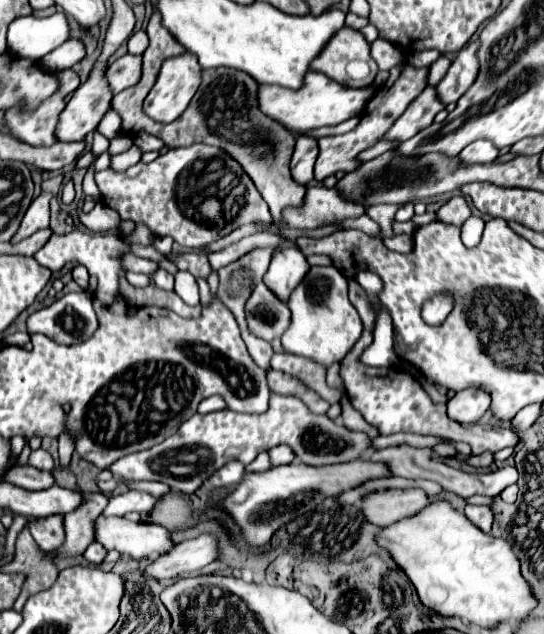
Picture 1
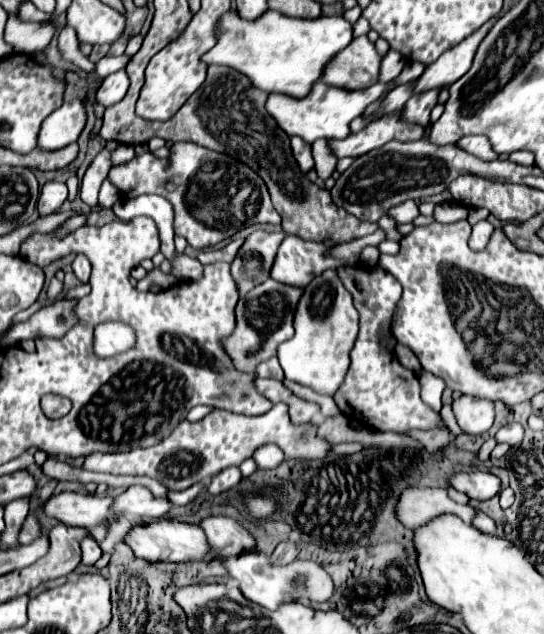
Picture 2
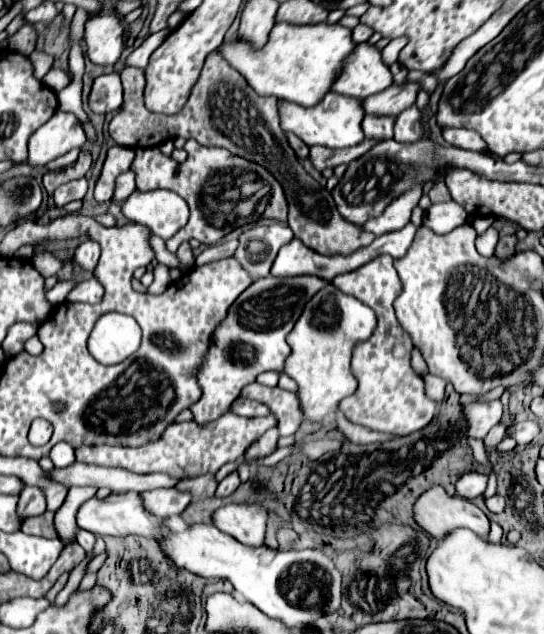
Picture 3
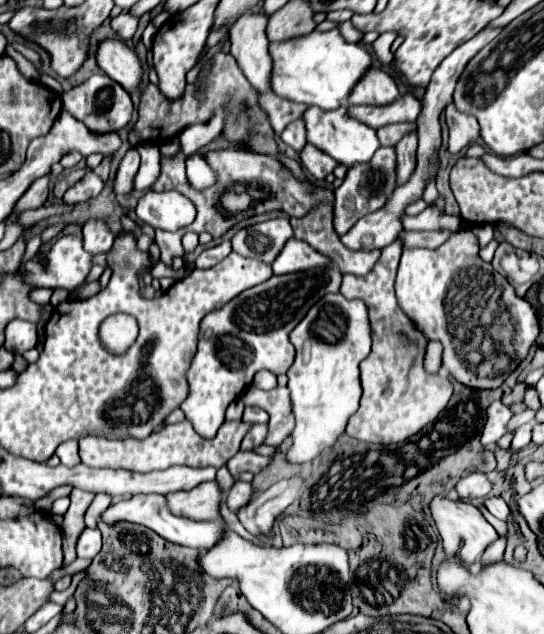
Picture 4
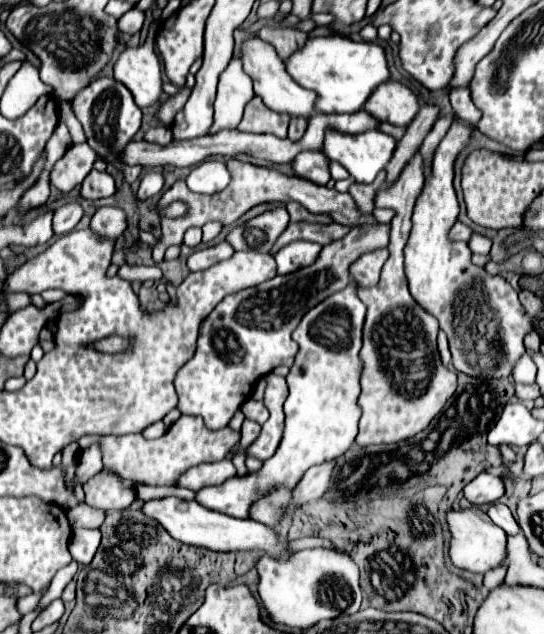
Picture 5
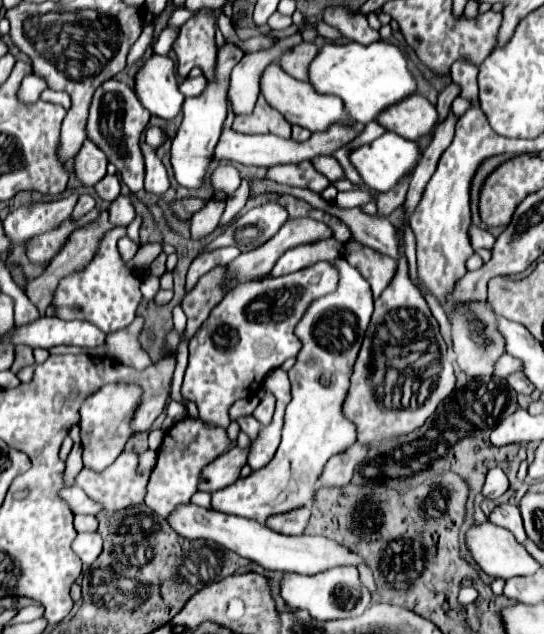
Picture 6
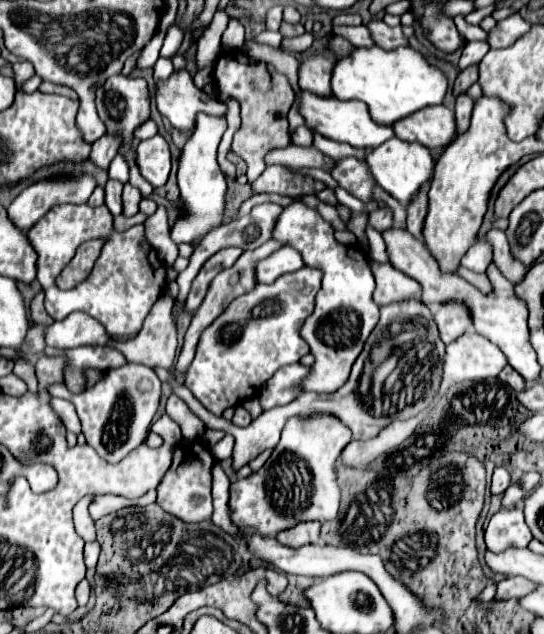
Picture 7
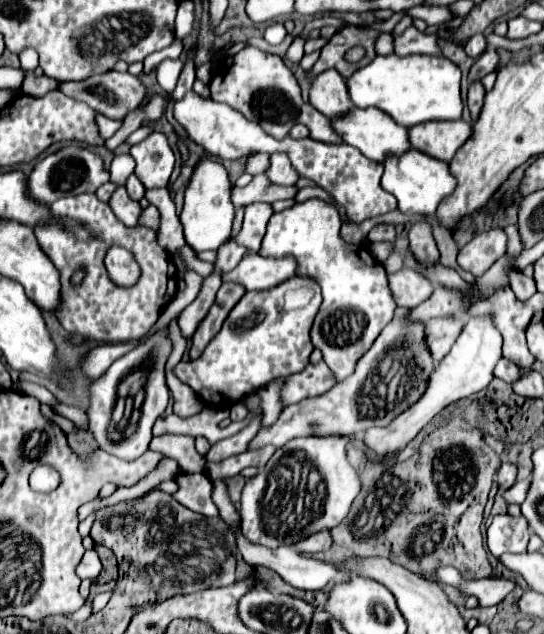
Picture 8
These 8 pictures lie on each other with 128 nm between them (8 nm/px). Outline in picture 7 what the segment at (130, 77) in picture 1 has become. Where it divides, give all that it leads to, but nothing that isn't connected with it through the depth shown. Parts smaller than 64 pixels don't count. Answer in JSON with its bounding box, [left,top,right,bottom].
[96,76,152,196]

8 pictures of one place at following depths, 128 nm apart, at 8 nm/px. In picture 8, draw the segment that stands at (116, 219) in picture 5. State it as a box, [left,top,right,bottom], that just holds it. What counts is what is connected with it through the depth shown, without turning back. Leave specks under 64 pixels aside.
[126,174,144,200]

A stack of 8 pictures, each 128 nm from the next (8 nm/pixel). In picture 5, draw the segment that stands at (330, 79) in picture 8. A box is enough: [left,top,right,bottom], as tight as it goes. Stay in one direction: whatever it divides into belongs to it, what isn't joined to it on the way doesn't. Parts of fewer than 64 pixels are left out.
[258,26,308,58]

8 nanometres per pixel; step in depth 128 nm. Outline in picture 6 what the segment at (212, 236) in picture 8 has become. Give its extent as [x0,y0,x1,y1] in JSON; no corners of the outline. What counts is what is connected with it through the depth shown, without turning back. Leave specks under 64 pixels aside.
[127,40,244,269]

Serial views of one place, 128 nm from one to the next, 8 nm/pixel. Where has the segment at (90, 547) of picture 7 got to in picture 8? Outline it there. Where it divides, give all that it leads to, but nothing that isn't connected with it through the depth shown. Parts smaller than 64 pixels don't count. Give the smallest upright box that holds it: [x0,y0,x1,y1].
[78,550,100,580]

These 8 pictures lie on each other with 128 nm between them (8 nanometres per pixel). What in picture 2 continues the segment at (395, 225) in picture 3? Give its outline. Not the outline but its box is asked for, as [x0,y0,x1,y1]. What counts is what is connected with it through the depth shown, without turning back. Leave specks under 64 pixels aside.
[388,202,420,224]

